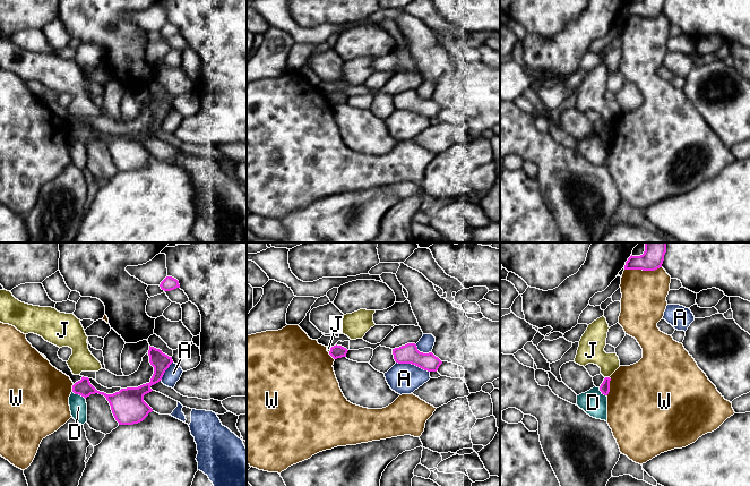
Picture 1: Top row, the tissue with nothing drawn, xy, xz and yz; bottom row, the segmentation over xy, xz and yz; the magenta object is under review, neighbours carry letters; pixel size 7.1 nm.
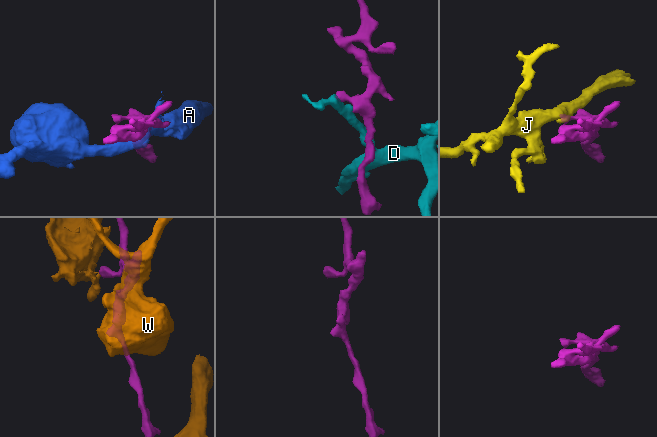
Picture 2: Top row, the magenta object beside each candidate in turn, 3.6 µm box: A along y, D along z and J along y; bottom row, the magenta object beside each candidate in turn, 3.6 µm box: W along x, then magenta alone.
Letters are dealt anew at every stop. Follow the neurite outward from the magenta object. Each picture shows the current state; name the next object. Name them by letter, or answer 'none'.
none

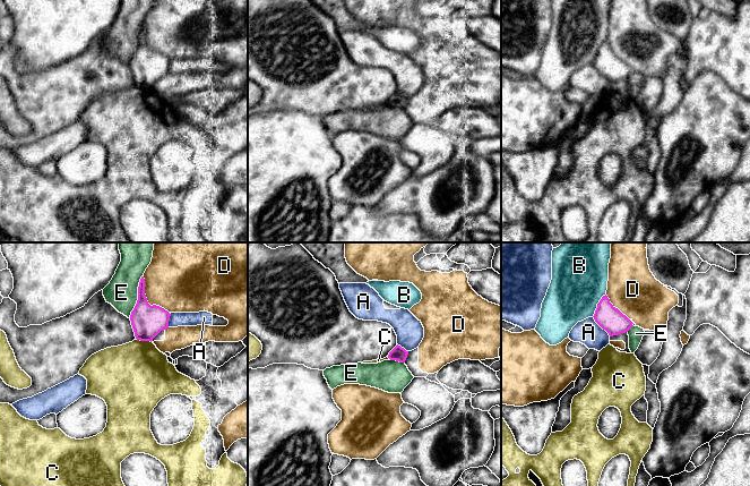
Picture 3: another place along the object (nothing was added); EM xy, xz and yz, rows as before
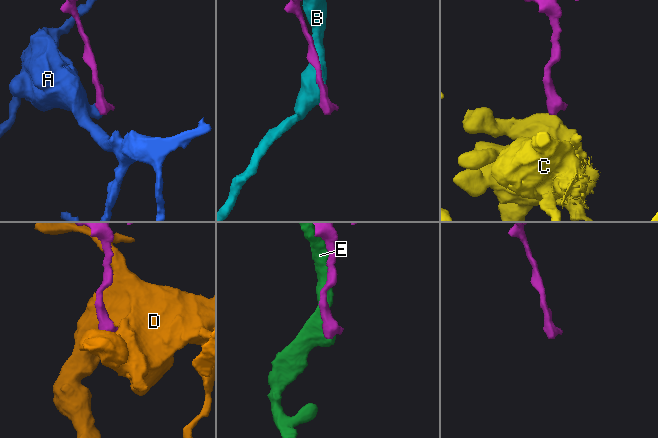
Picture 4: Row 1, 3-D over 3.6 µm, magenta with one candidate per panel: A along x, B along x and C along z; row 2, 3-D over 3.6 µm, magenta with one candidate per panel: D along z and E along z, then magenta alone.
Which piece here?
none

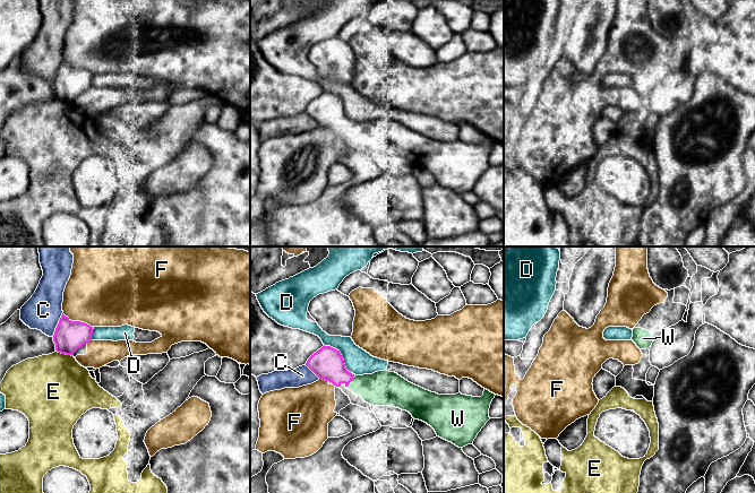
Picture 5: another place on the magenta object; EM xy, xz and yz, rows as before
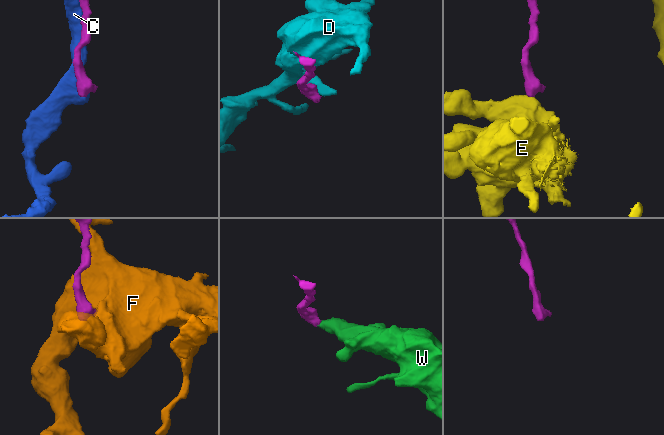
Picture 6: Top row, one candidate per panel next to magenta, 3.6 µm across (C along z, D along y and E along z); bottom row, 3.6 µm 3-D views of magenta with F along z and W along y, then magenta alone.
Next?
W

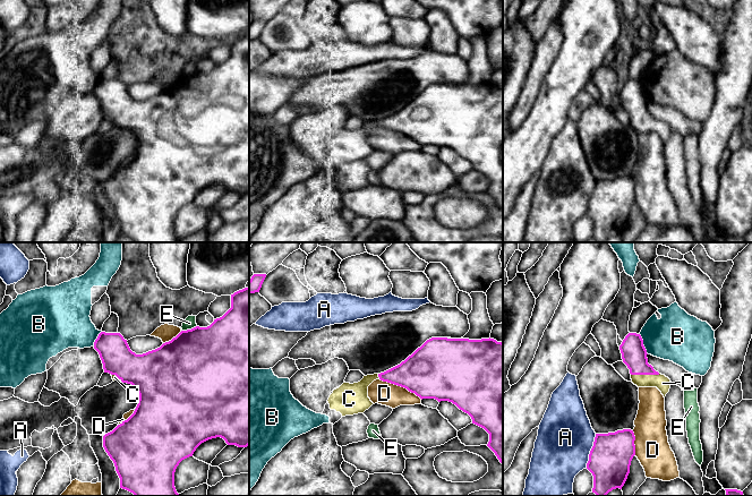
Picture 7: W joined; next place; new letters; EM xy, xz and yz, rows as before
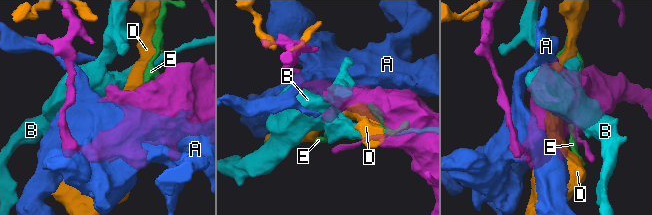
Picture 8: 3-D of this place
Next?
C

